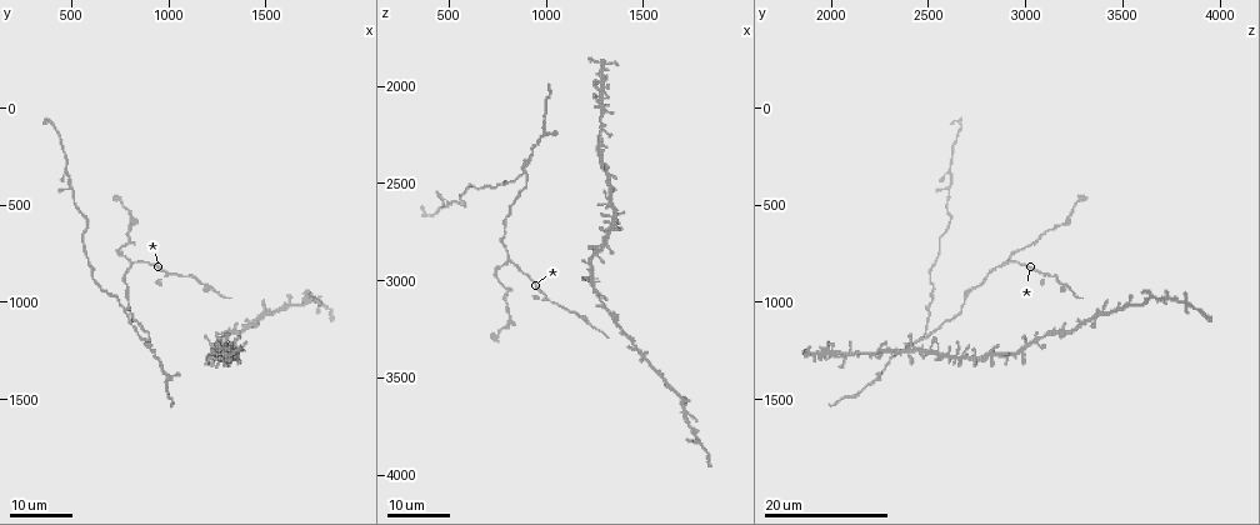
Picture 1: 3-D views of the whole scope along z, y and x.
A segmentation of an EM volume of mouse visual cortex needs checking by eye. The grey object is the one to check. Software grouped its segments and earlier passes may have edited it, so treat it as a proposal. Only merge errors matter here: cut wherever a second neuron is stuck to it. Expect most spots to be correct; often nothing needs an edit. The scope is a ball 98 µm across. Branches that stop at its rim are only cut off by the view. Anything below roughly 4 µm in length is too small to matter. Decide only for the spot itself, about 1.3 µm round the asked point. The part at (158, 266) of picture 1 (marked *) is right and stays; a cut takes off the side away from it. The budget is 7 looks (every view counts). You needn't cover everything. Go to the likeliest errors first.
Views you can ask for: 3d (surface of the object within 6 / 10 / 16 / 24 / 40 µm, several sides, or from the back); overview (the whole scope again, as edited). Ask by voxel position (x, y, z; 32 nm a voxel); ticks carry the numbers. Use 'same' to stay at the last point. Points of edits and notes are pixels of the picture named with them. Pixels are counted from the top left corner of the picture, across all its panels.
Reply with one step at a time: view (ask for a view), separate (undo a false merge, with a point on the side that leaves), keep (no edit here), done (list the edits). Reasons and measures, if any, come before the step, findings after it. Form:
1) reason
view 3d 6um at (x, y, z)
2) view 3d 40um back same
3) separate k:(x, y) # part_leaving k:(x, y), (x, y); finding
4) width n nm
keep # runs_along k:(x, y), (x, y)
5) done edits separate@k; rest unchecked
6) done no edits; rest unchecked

side arm on a straight run
view 3d 16um at (870, 1200, 2440)

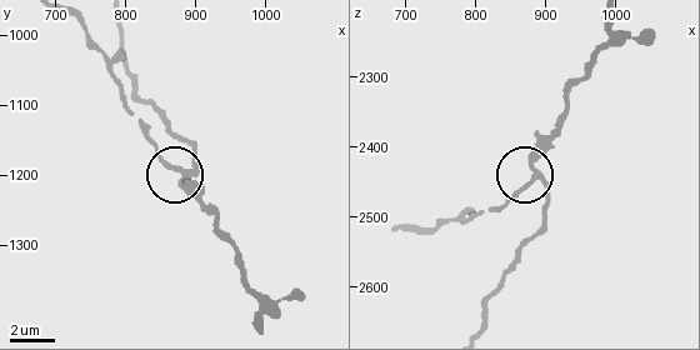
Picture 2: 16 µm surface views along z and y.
zoom in
view 3d 10um at (885, 1200, 2445)

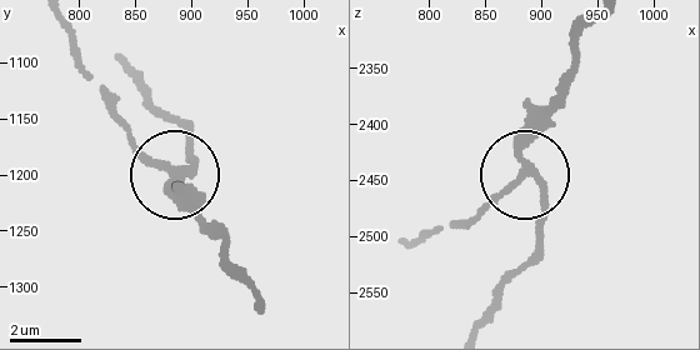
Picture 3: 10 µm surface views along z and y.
view 3d 10um back at (884, 1198, 2442)

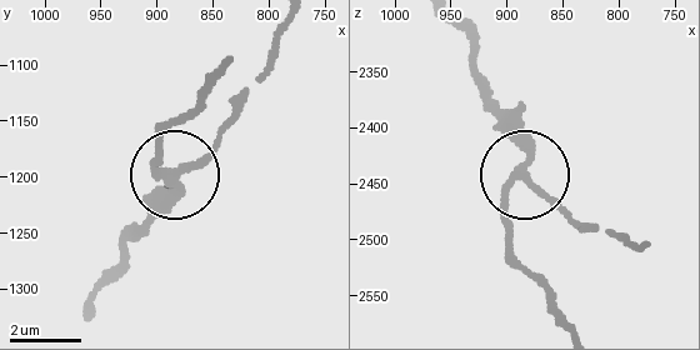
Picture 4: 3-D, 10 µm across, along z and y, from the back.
keep # runs_along 4:(228, 65), (159, 138), (159, 168), (176, 188), (150, 230); all the same neuron

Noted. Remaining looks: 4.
view 3d 16um at (800, 790, 2900)

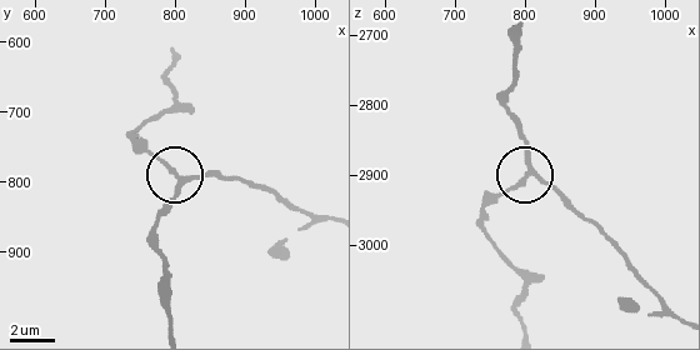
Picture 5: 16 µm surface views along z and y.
view 3d 6um at (810, 800, 2890)

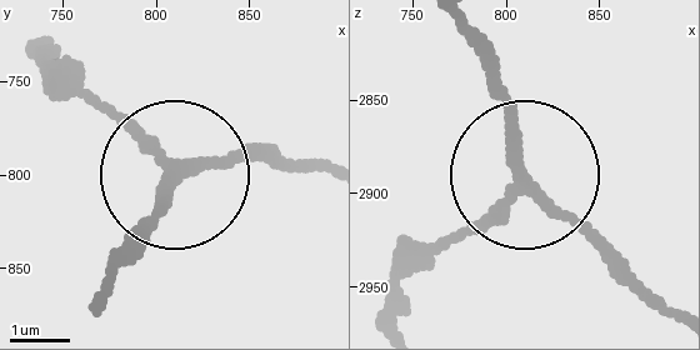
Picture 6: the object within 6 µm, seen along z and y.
side_arm 21 um
keep # runs_along 6:(324, 169), (160, 164), (60, 64); continuous, no second neuron

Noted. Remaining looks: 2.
three-way junction
view 3d 24um at (1690, 990, 3640)

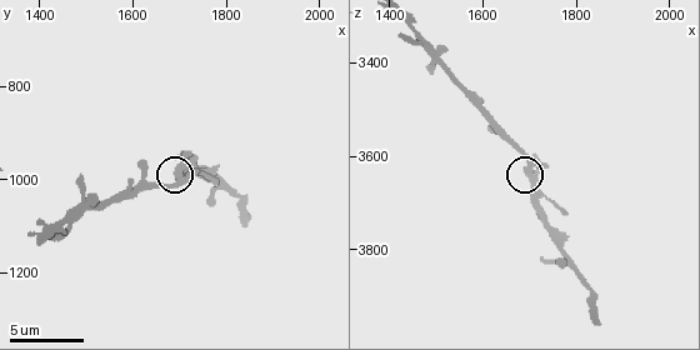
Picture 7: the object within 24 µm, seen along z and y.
view 3d 6um at (1695, 1000, 3625)

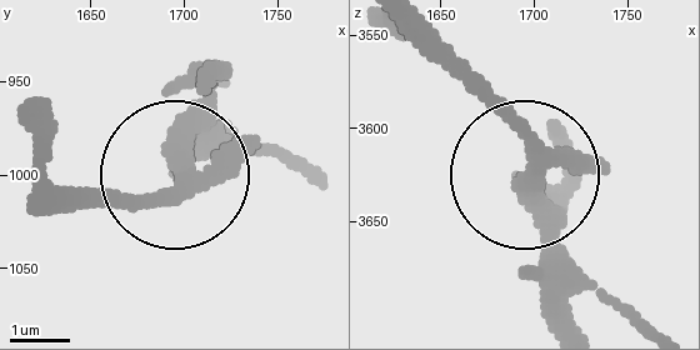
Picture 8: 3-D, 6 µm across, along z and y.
arms 3
keep # continuous, no second neuron

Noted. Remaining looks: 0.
done no edits; rest unchecked

